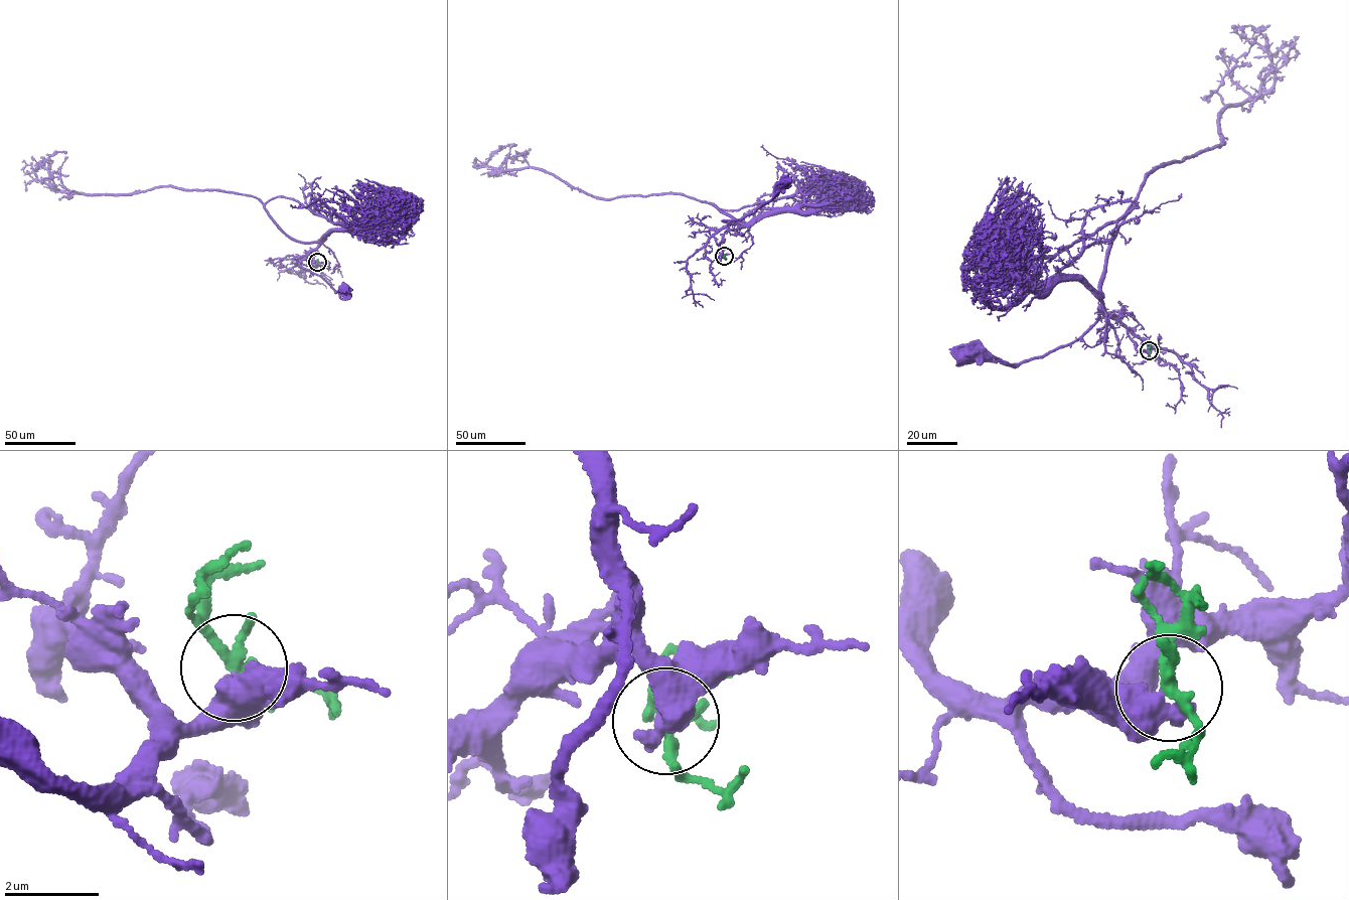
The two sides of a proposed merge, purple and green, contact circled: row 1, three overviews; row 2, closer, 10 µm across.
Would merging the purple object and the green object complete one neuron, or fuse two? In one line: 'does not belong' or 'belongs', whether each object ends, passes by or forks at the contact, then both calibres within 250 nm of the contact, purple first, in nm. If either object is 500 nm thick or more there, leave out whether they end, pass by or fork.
belongs | purple passes by | green forks | 400/200 nm

